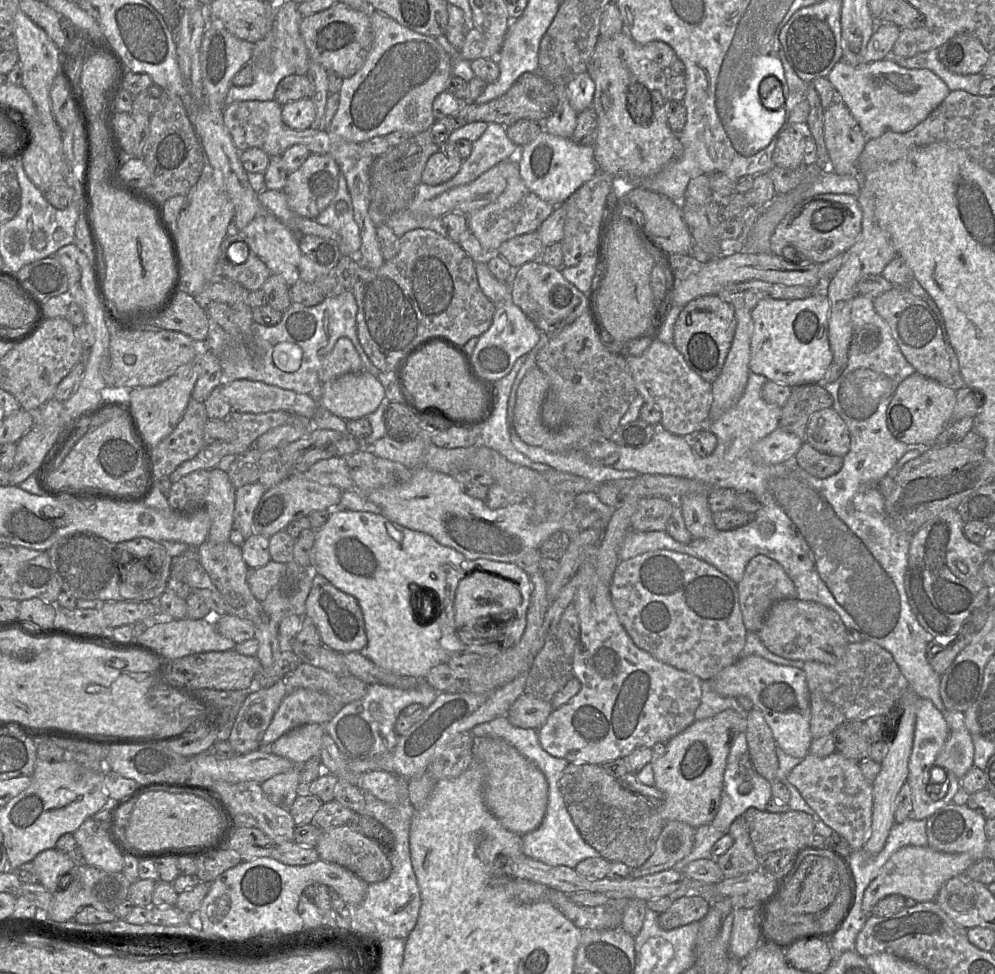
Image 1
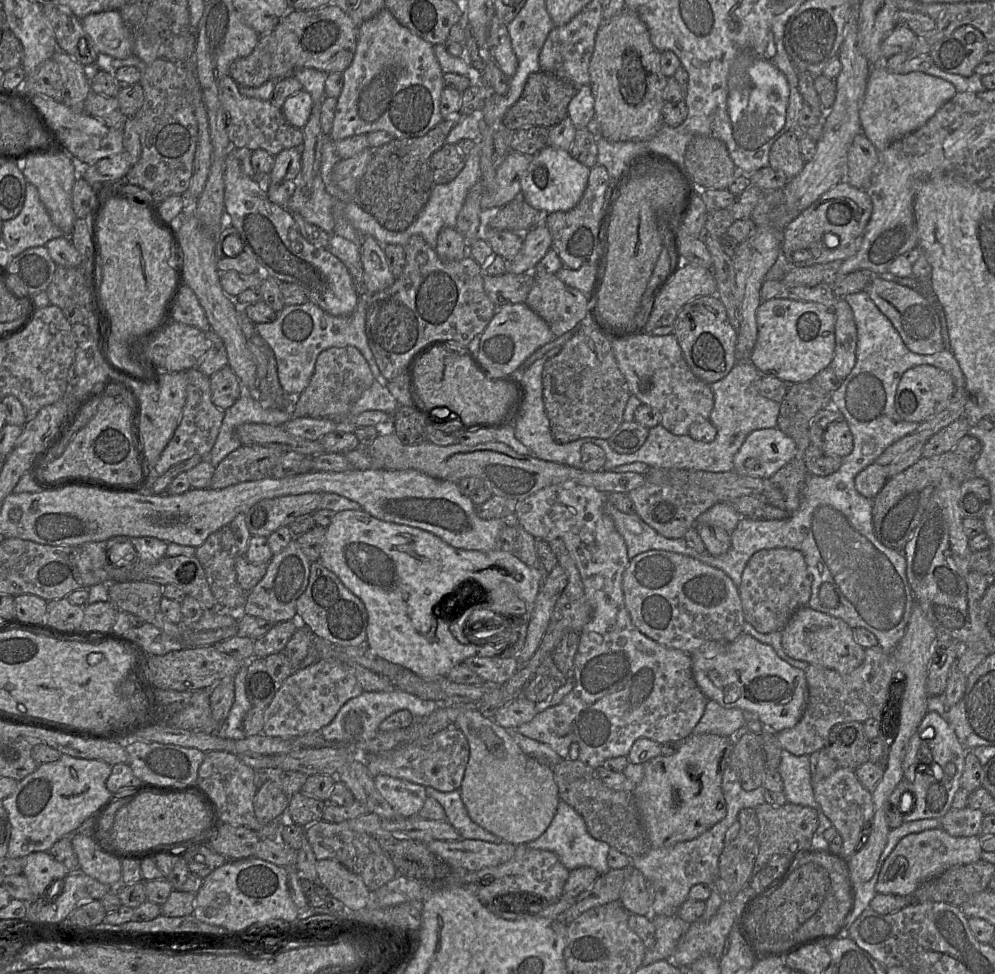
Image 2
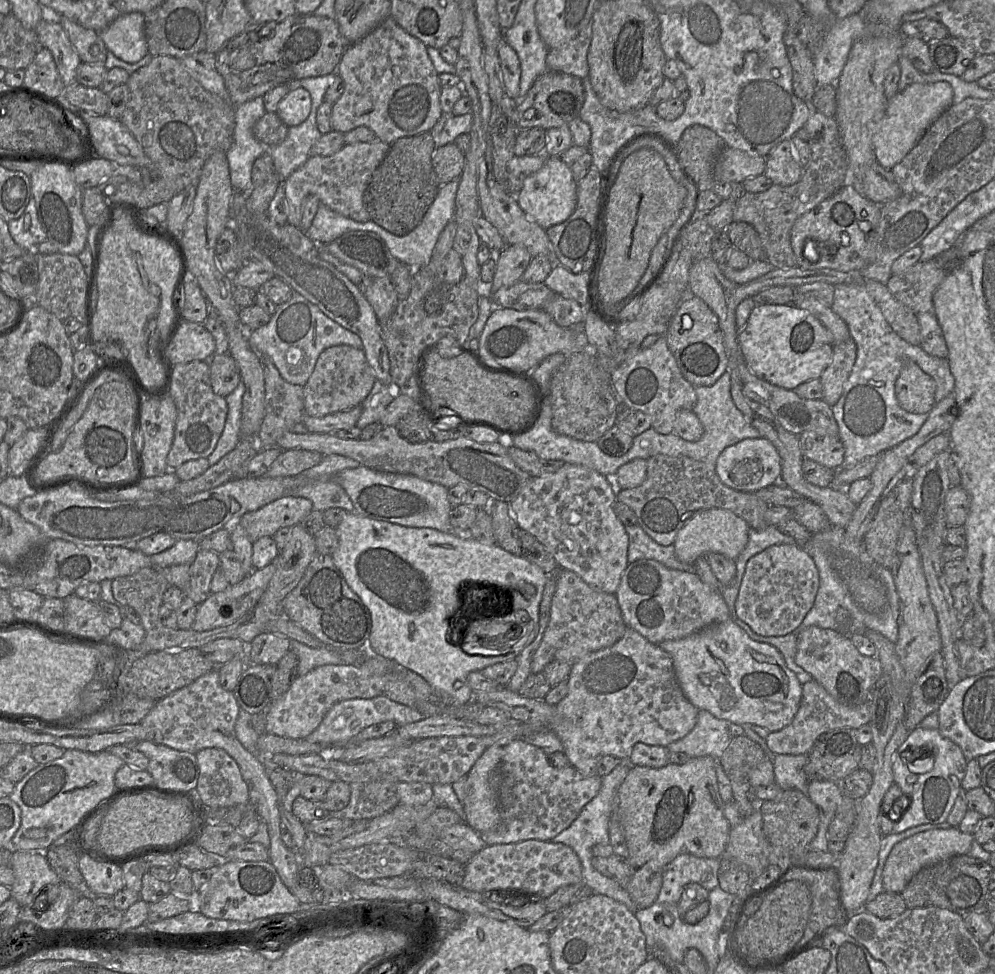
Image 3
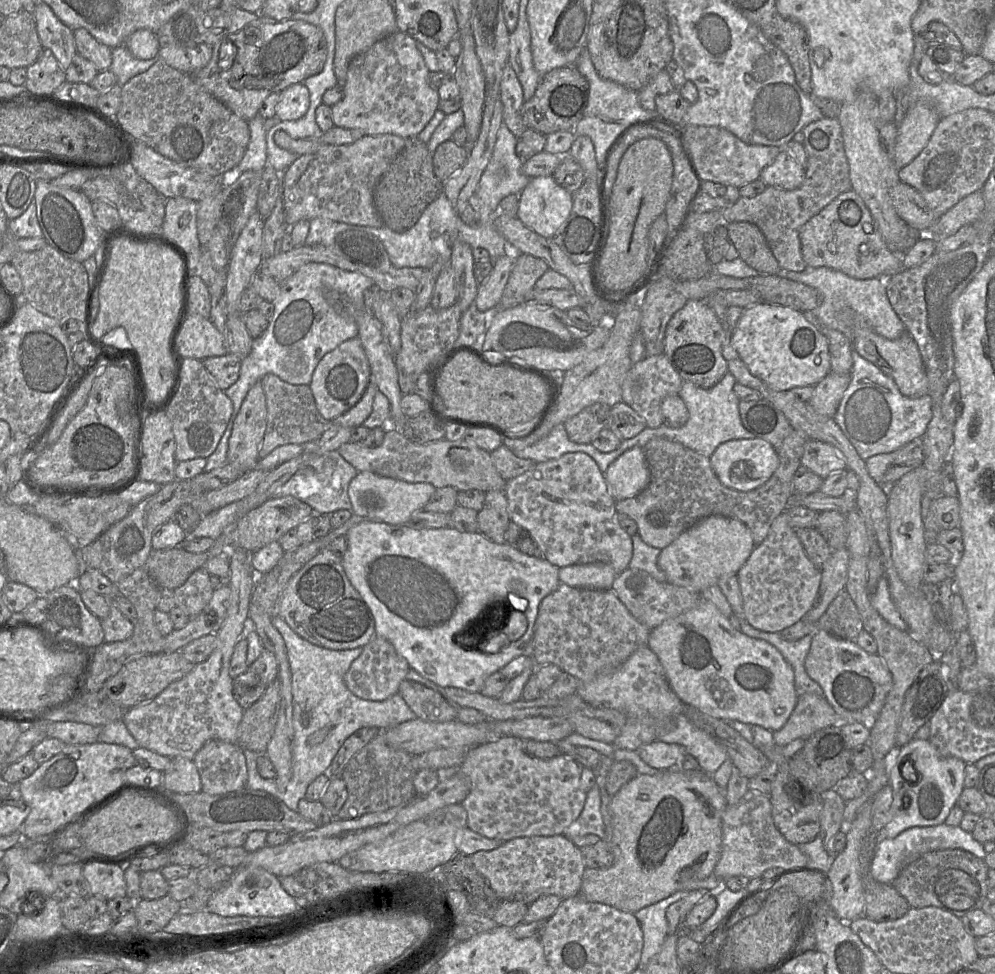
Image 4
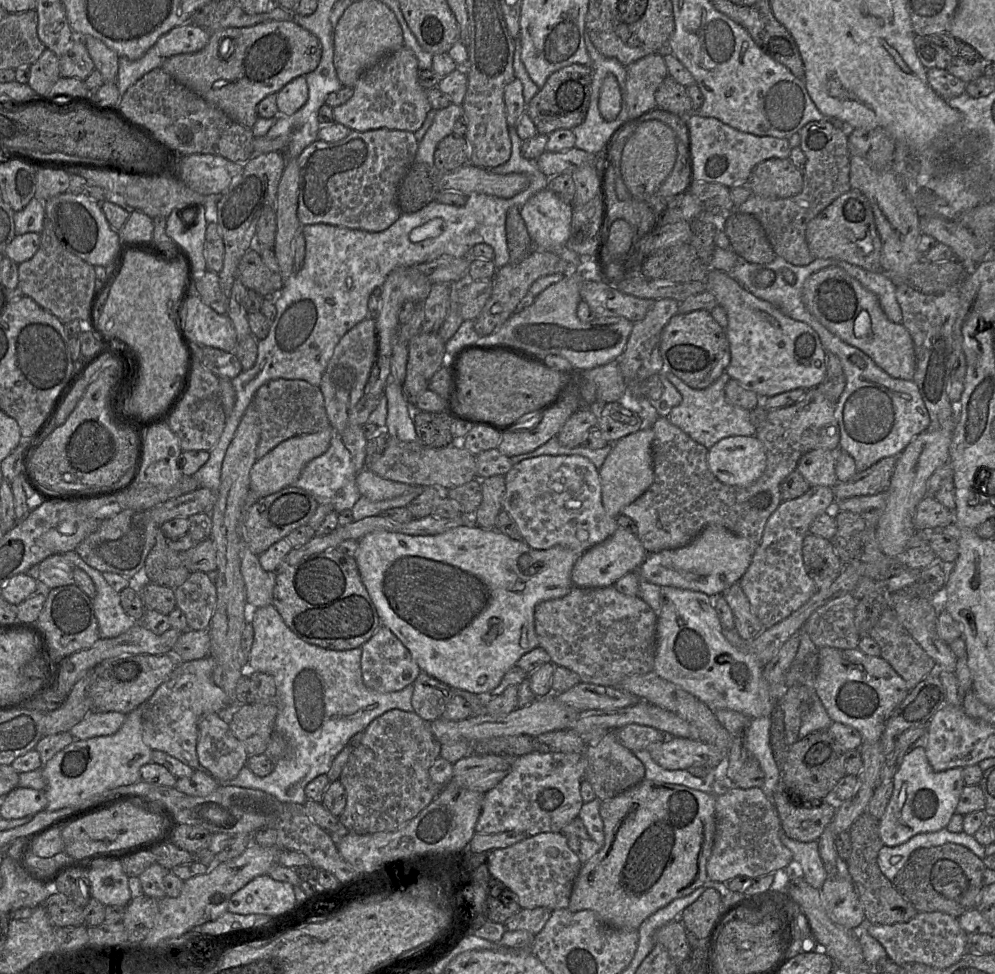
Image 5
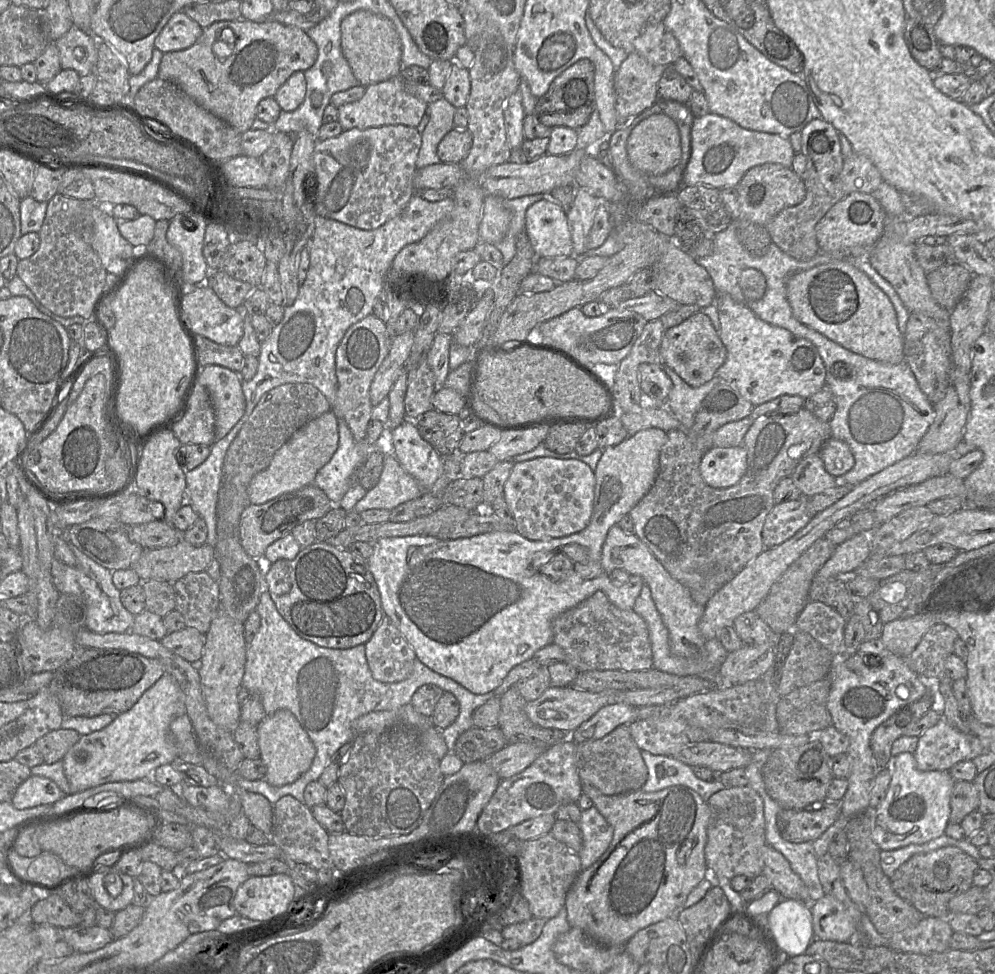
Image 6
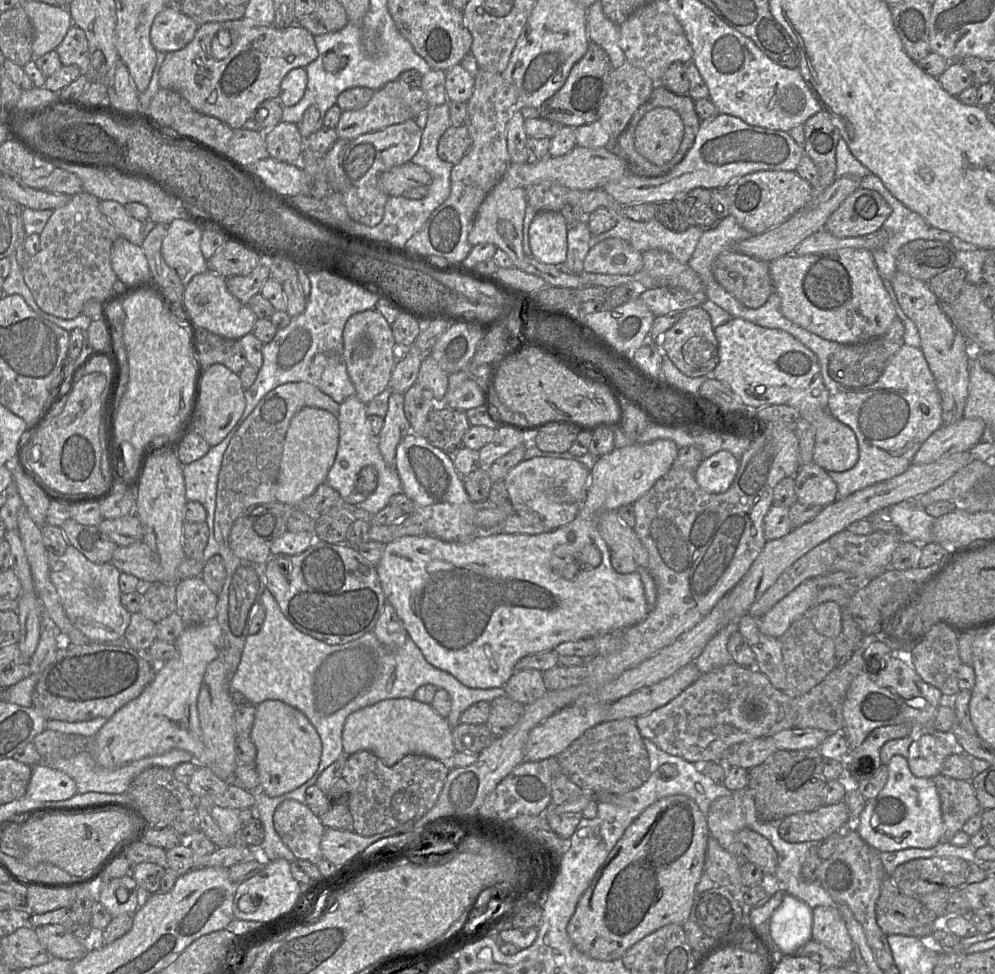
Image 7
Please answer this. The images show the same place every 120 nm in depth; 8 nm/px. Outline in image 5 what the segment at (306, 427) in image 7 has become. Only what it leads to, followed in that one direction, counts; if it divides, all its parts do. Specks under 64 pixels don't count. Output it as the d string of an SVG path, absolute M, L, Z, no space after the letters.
M328 426L319 432L294 436L278 444L252 466L249 491L256 494L259 500L292 486L306 464L328 450L334 432L334 429Z

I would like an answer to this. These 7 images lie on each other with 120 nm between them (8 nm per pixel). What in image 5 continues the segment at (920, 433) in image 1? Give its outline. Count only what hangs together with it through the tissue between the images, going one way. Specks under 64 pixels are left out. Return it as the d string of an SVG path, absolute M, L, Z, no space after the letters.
M832 266L809 276L802 299L815 318L847 344L860 349L895 378L913 380L916 368L914 344L902 323L894 323L882 310L877 296L843 269Z

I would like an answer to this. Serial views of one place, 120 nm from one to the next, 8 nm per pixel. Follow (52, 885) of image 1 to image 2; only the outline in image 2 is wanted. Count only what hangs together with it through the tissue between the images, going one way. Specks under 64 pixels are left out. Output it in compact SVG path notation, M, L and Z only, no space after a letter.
M34 852L26 856L23 874L28 879L34 897L44 897L54 881L62 881L68 875L68 869L49 852Z

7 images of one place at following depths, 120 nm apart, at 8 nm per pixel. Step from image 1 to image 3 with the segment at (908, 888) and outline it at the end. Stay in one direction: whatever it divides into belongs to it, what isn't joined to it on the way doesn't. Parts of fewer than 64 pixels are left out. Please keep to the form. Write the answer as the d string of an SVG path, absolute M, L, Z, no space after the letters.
M951 826L947 829L920 832L896 843L884 865L882 874L884 890L901 893L912 877L922 868L955 855L968 855L973 840L973 834L966 834Z

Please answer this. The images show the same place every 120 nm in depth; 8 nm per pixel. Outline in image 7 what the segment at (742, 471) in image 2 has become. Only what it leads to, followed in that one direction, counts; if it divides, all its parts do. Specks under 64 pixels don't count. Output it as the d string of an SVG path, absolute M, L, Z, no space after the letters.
M719 451L701 461L694 473L698 485L706 492L726 492L733 483L740 460L729 451Z

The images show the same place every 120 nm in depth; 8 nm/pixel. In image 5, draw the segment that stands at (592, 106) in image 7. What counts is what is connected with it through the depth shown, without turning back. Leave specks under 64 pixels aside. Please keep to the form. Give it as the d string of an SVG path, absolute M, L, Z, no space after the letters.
M571 64L553 72L526 106L526 113L538 133L548 135L557 129L572 129L581 124L589 107L591 83L590 66Z

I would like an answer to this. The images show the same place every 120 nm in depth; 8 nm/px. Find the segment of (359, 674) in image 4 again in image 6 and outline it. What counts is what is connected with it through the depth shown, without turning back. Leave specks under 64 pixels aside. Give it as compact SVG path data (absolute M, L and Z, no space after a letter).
M385 615L365 643L365 655L373 678L383 683L400 682L408 678L416 659L414 650L403 634Z

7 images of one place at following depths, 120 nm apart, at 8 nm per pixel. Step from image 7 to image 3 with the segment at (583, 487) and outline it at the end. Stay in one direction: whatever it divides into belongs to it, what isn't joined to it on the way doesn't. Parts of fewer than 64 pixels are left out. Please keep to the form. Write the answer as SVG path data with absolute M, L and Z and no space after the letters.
M565 463L559 470L554 473L545 474L539 477L531 477L524 485L520 493L511 502L509 502L509 506L517 522L518 528L527 531L528 533L533 535L539 542L541 542L545 546L545 548L552 554L560 568L567 569L576 573L585 583L598 590L609 594L616 594L622 574L629 564L627 560L629 543L628 535L625 530L625 525L618 519L614 511L614 504L617 501L617 491L618 489L613 482L613 477L612 479L607 478L605 475L602 475L601 473L585 466Z

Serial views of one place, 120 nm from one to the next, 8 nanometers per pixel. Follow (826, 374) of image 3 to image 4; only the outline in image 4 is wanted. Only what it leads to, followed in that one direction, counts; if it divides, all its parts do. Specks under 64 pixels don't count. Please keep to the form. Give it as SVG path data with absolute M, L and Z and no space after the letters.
M830 371L814 386L814 392L808 403L819 414L831 417L835 415L851 374L838 374Z

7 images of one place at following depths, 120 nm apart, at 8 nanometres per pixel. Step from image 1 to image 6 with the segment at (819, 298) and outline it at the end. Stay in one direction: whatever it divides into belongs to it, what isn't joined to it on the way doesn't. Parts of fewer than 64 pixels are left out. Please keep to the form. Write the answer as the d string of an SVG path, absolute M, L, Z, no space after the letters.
M717 294L714 303L719 312L719 337L727 352L716 375L736 389L742 397L757 406L785 394L799 395L806 399L822 389L826 383L826 370L816 346L811 341L761 320L746 303L737 302L728 295Z

